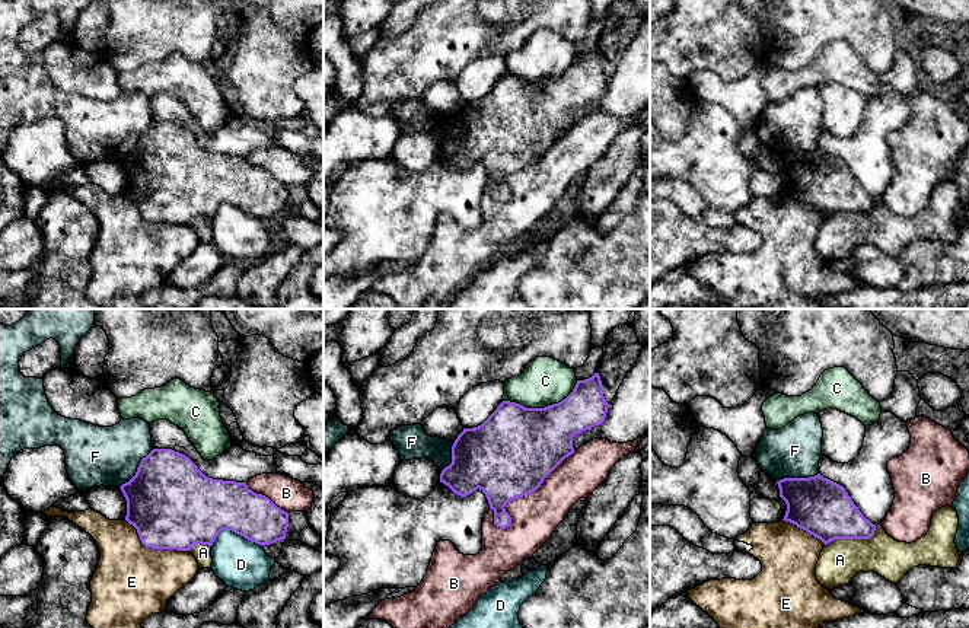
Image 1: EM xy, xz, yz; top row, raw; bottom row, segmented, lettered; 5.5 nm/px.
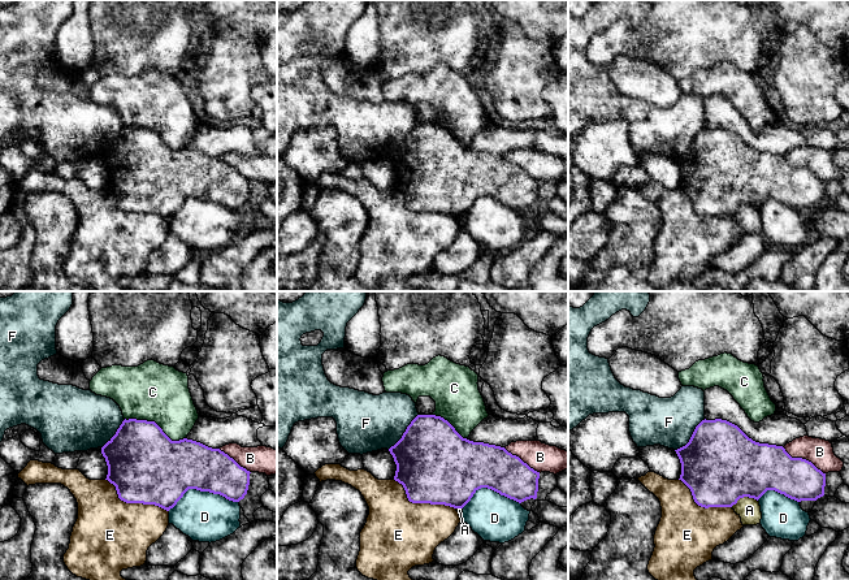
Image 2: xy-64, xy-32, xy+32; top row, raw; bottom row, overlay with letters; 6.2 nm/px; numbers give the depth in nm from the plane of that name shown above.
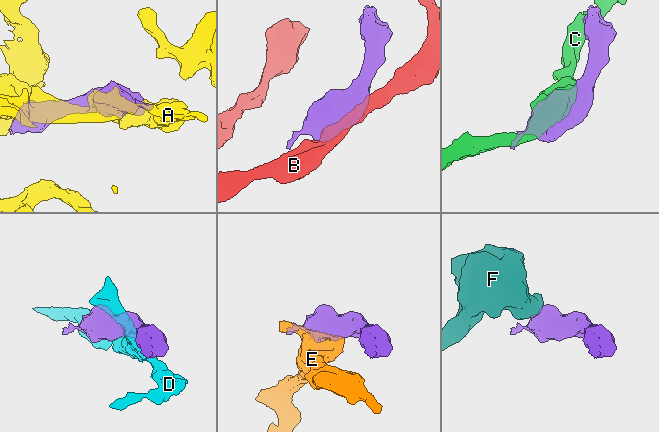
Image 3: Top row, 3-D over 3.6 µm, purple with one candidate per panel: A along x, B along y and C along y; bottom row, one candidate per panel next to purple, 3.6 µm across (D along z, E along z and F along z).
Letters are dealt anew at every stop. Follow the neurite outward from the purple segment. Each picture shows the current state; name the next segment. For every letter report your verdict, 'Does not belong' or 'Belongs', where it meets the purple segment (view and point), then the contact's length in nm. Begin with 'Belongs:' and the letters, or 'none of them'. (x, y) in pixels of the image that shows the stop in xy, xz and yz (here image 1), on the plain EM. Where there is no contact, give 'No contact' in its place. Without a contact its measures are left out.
Belongs: none of them
A: Does not belong. Touches purple at yz (853, 212). Shared border 300 nm
B: Does not belong. Touches purple at xz (516, 171). Shared border 500 nm
C: Does not belong. Touches purple at xz (542, 82). Shared border 440 nm
D: Does not belong. Touches purple at xy (235, 206). Shared border 300 nm
E: Does not belong. Touches purple at xy (153, 222). Shared border 400 nm
F: Does not belong. Touches purple at xy (137, 142). Shared border 280 nm

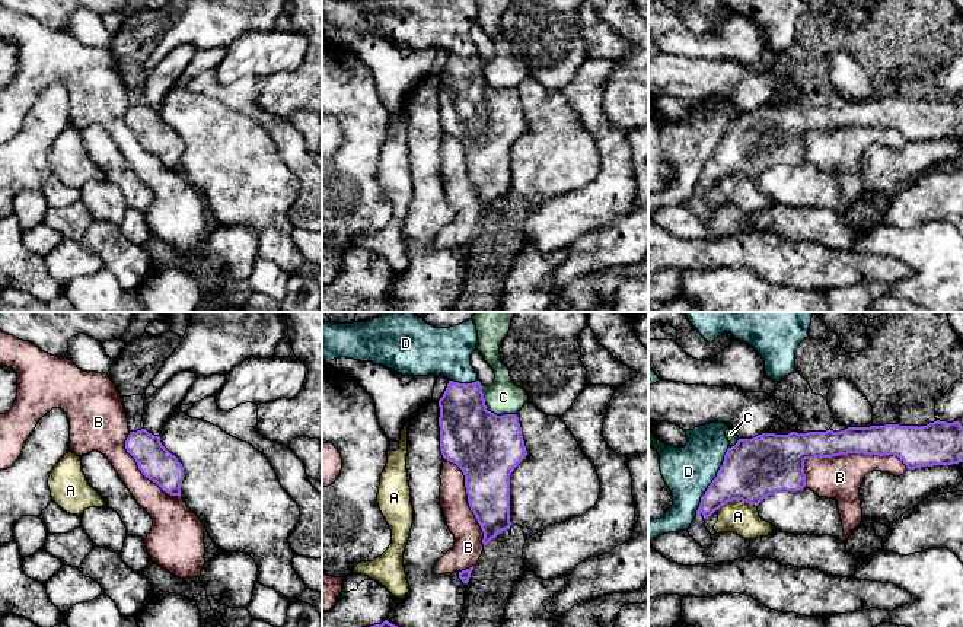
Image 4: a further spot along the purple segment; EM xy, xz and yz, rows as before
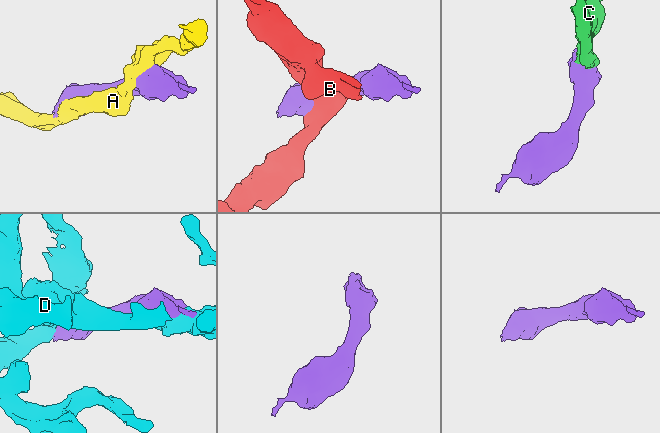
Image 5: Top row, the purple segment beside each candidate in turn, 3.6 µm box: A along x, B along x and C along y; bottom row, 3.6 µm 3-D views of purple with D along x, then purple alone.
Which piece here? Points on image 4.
Belongs: none of them
A: Does not belong. Touches purple at yz (736, 172). Shared border 220 nm
B: Does not belong. Touches purple at yz (855, 126). Shared border 600 nm
C: Does not belong. Touches purple at xz (490, 85). Shared border 260 nm
D: Does not belong. Touches purple at yz (713, 153). Shared border 420 nm

